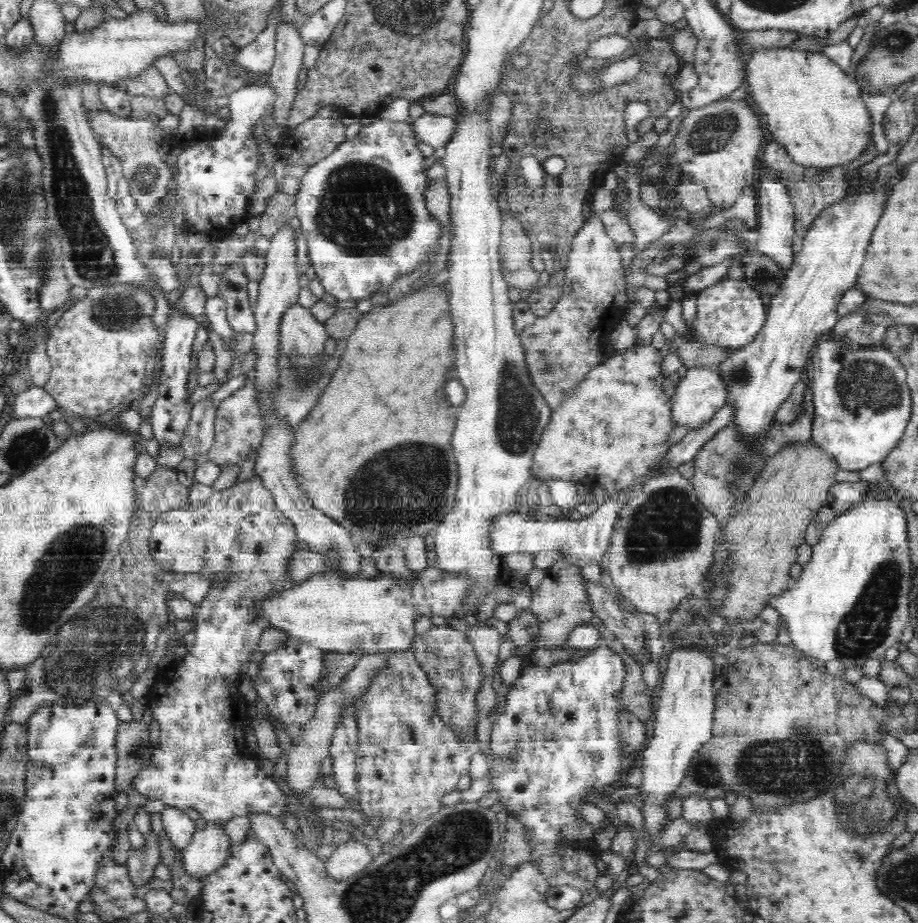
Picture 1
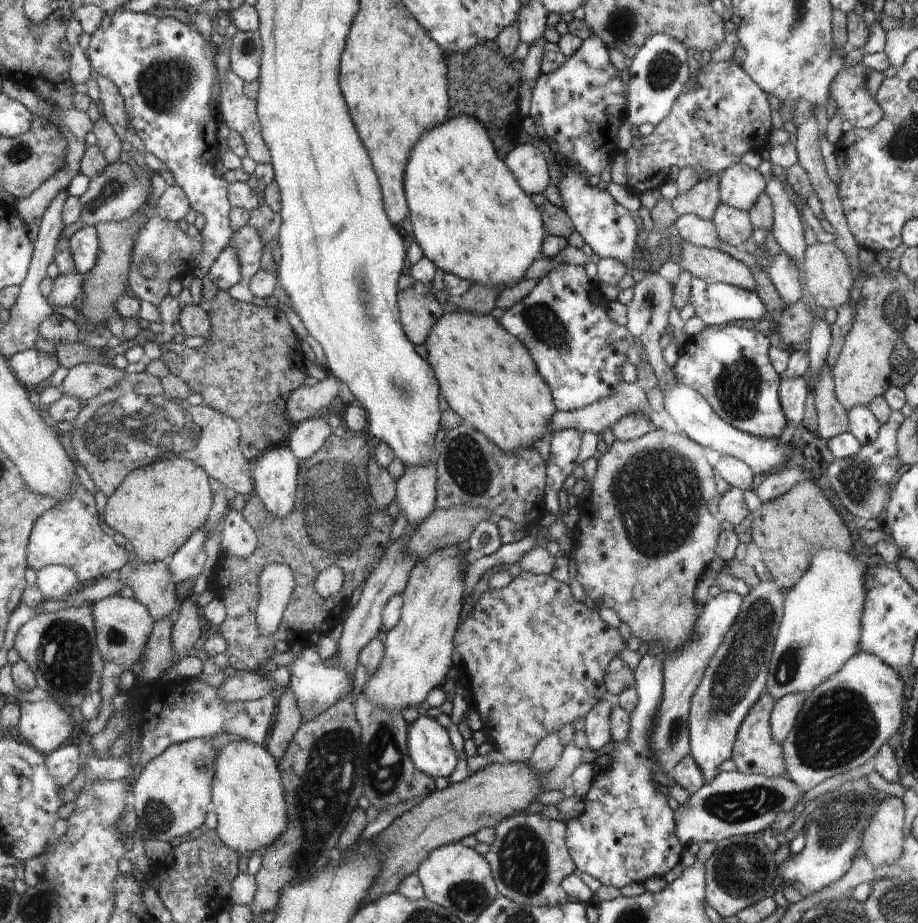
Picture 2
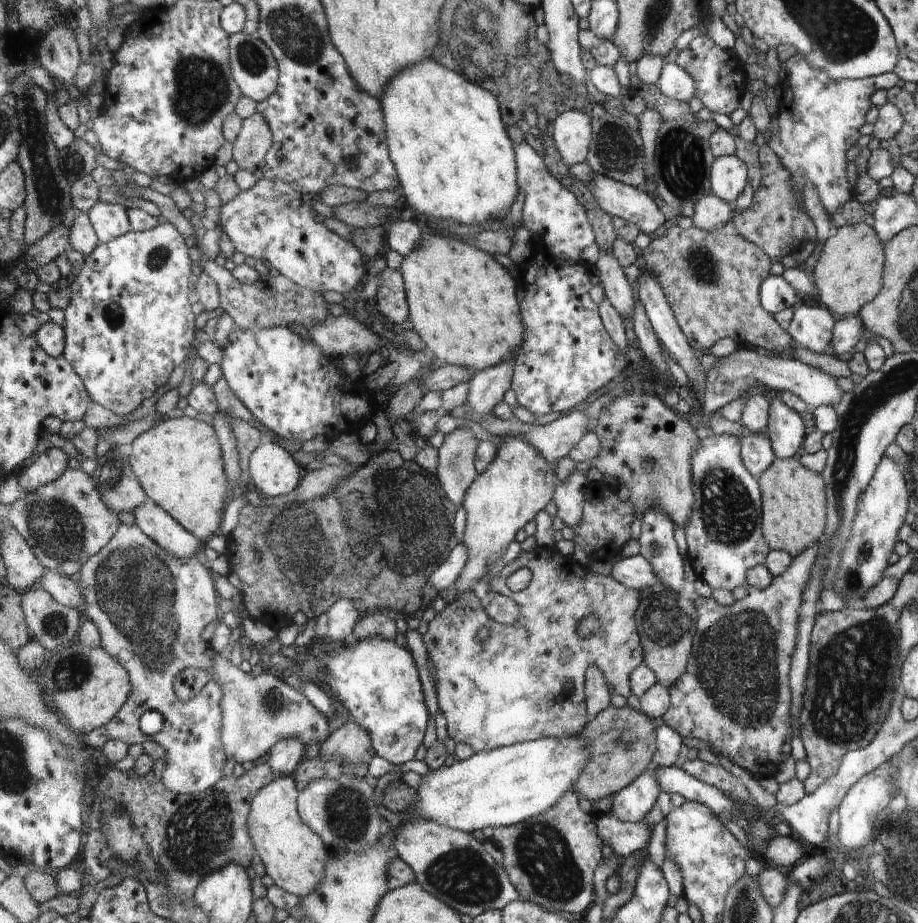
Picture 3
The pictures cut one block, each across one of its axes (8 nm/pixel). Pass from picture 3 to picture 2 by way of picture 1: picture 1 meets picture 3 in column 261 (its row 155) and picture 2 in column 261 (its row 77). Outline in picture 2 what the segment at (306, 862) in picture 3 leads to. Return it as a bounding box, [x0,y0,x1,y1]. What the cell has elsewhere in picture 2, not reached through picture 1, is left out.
[213,739,288,854]

